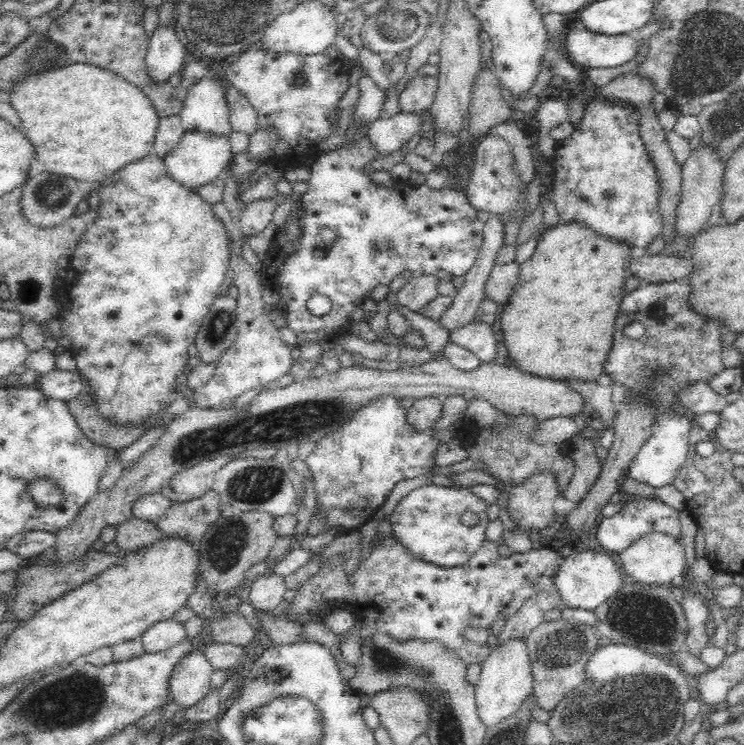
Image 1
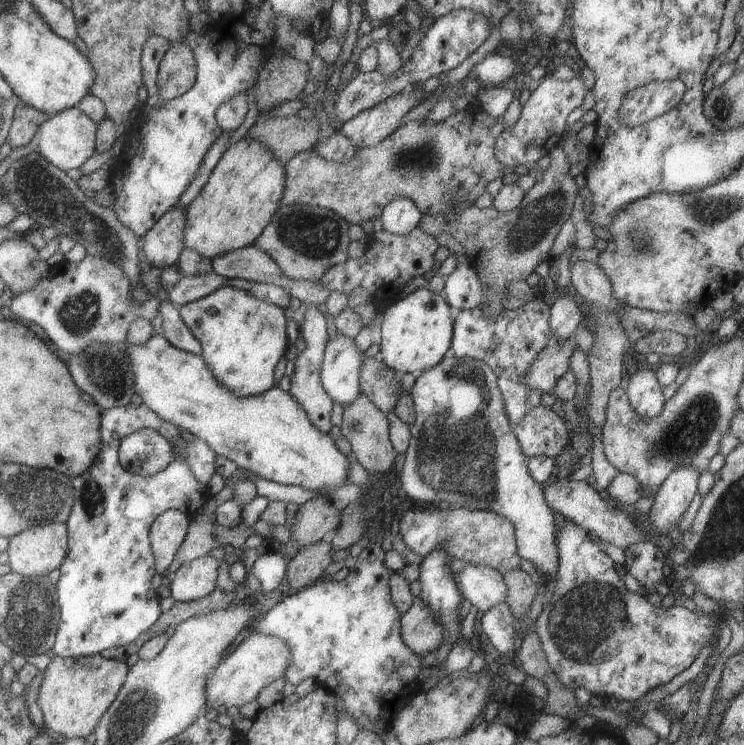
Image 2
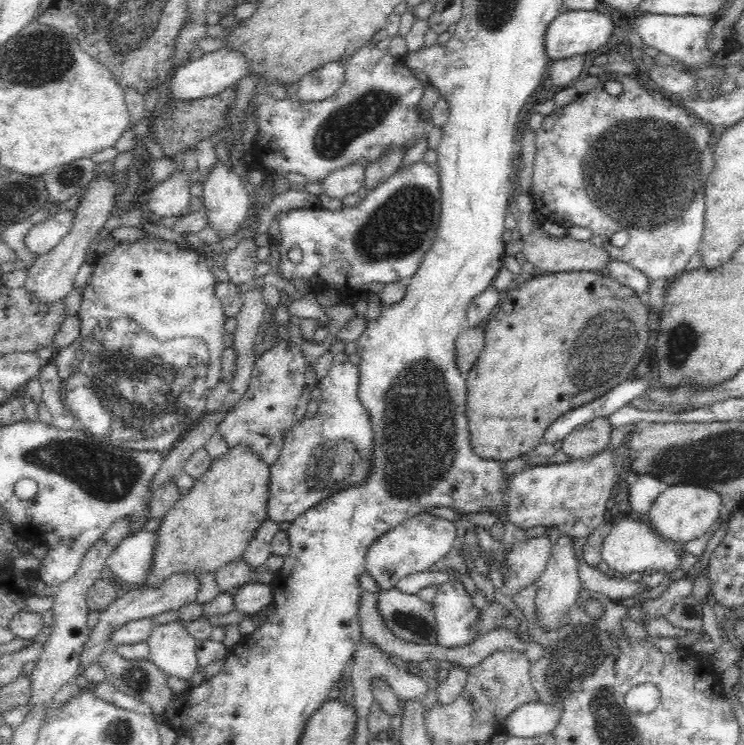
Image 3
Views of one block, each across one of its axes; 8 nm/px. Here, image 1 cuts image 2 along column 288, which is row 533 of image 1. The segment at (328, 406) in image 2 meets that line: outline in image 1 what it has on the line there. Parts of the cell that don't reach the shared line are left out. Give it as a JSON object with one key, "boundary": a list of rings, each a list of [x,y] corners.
{"boundary":[[[394,532],[391,534],[392,536],[385,540],[376,540],[376,537],[368,556],[362,552],[360,563],[353,576],[349,577],[345,572],[344,562],[348,560],[348,554],[339,553],[330,556],[314,576],[295,590],[296,594],[289,608],[282,610],[280,614],[277,613],[278,616],[282,616],[286,621],[303,624],[309,618],[320,622],[329,611],[345,609],[356,617],[355,625],[350,630],[354,629],[355,638],[360,642],[360,646],[376,633],[386,633],[394,641],[404,642],[410,639],[438,641],[442,647],[454,651],[454,655],[458,655],[459,660],[462,660],[468,669],[471,665],[483,665],[492,649],[487,645],[466,640],[463,632],[470,627],[488,629],[498,618],[505,618],[504,622],[506,622],[514,614],[518,614],[528,600],[550,588],[561,561],[559,549],[551,543],[535,546],[525,554],[512,554],[508,558],[503,558],[498,554],[495,542],[485,540],[469,562],[447,568],[425,562],[420,557],[412,555],[412,552],[394,537]]]}

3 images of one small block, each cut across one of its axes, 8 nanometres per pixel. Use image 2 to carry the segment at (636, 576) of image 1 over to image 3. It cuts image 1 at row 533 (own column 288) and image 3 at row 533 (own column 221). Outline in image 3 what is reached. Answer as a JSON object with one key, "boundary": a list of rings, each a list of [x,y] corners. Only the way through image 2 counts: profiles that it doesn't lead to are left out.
{"boundary":[[[674,484],[660,492],[646,518],[660,537],[678,545],[704,536],[719,517],[720,509],[721,498],[717,492],[693,484]]]}

